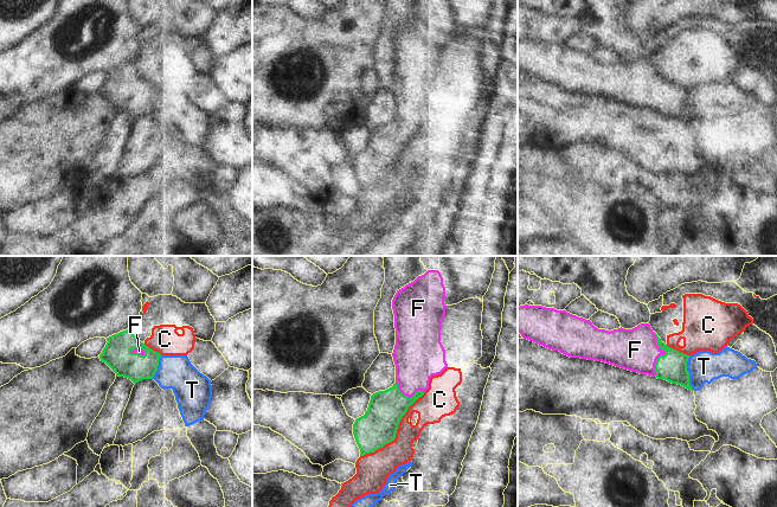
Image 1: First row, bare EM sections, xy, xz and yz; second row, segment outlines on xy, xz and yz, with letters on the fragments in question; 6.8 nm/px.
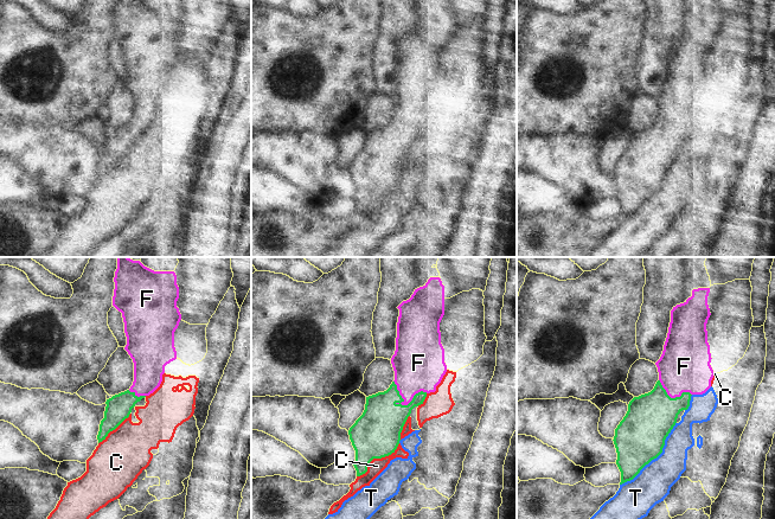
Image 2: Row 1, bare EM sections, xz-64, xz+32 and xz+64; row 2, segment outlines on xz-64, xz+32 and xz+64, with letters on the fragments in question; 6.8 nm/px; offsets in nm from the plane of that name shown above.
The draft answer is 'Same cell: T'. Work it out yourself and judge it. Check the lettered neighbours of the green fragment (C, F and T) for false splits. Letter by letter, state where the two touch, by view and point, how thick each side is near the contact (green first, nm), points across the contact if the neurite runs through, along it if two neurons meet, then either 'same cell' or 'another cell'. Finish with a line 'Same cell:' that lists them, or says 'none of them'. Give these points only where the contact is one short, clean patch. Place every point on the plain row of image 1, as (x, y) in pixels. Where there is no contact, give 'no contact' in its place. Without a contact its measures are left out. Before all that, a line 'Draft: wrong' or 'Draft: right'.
Draft: wrong
C: contact xz (396, 166); calibres 260 and 190 nm; another cell
F: contact yz (665, 89); calibres 200 and 300 nm; way yz (672, 101), (665, 89), (646, 89), (635, 84); same cell
T: contact yz (688, 108); calibres 200 and 220 nm; another cell
Same cell: F

